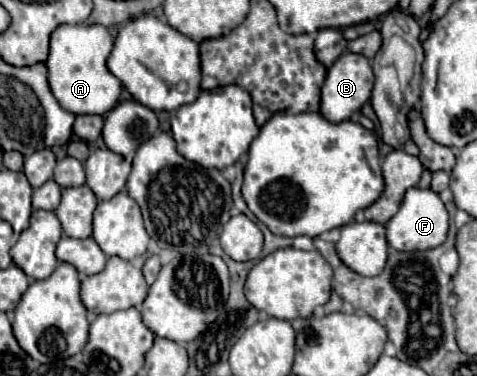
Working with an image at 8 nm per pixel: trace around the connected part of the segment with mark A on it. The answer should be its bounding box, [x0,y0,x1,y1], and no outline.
[46,25,122,115]

